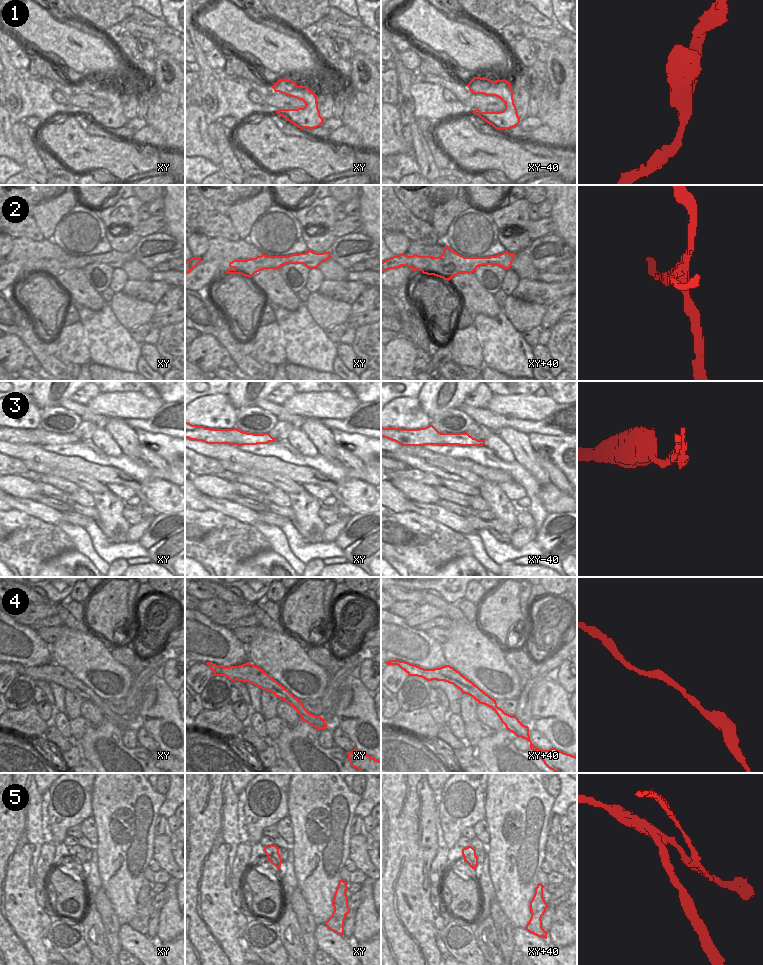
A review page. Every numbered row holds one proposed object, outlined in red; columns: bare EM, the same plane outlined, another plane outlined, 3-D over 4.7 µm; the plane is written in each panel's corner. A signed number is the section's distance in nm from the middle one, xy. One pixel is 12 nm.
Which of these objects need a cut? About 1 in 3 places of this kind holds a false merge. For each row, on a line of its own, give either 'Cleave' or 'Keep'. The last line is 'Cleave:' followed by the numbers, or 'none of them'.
1: Keep
2: Cleave
3: Cleave
4: Keep
5: Cleave
Cleave: 2, 3, 5

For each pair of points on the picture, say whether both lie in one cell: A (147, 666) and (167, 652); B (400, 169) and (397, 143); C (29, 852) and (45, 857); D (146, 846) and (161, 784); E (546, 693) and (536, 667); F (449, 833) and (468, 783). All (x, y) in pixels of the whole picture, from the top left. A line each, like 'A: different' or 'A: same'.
A: same
B: different
C: different
D: different
E: different
F: same

